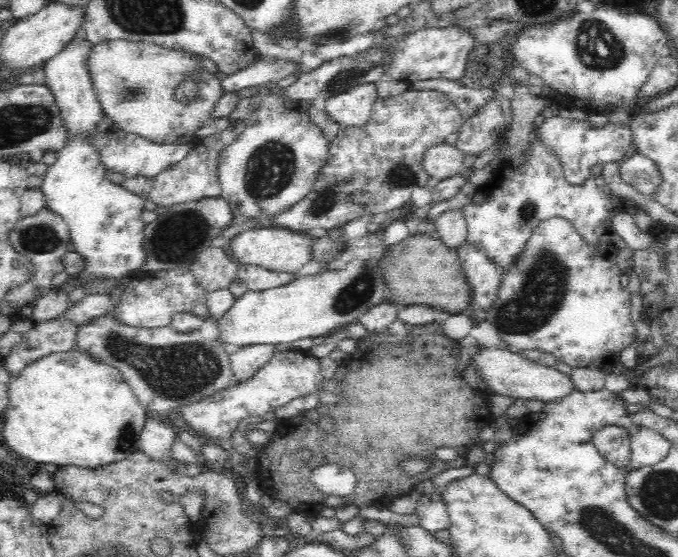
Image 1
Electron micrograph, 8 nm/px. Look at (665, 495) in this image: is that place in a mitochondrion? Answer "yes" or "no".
yes

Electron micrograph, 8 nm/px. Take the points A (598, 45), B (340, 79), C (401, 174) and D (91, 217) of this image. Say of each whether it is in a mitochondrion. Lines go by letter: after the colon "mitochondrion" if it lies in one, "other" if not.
A: mitochondrion
B: mitochondrion
C: mitochondrion
D: other

